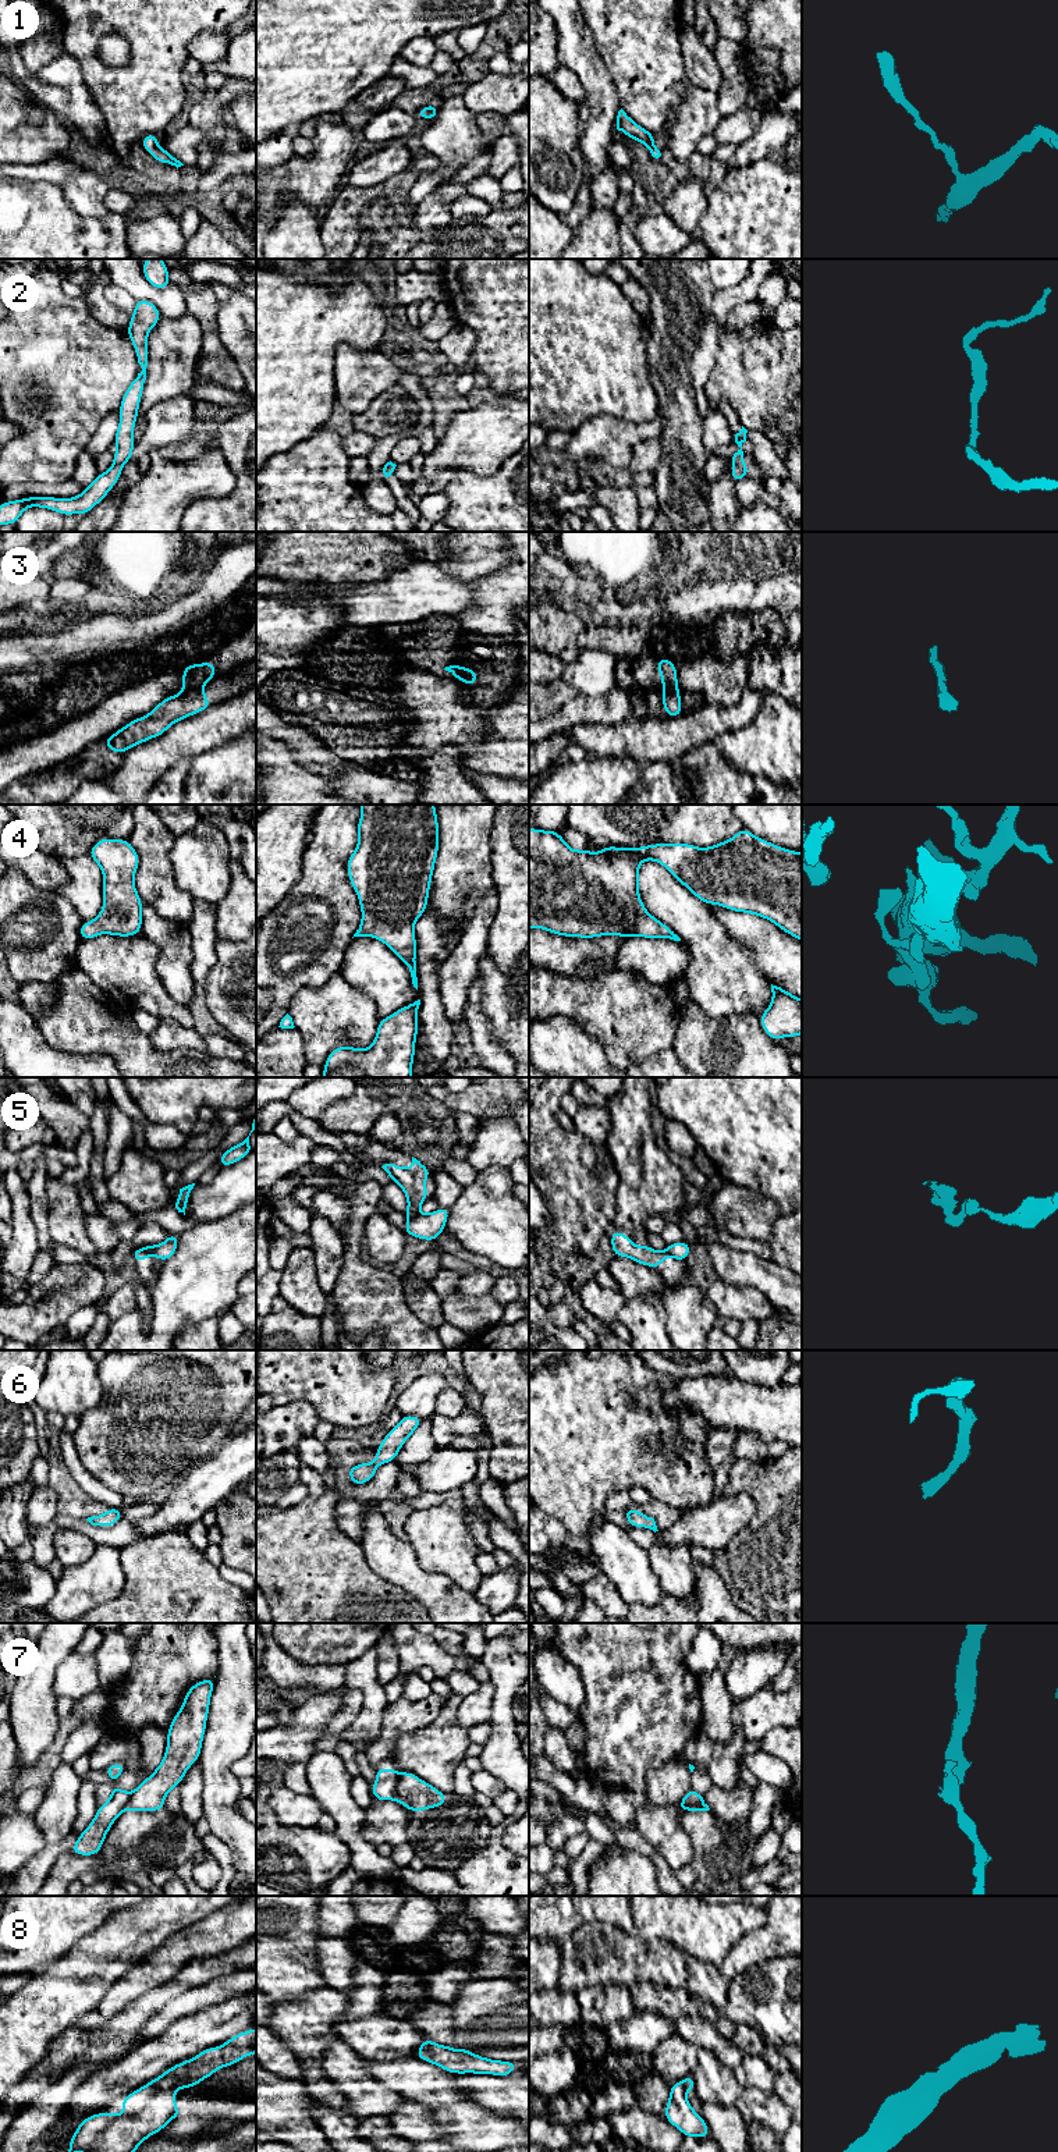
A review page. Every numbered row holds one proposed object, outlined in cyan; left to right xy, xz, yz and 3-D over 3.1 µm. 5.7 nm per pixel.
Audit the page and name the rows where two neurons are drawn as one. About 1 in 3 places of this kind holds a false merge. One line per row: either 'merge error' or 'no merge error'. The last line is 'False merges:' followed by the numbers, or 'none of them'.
1: no merge error
2: no merge error
3: no merge error
4: no merge error
5: merge error
6: no merge error
7: merge error
8: no merge error
False merges: 5, 7

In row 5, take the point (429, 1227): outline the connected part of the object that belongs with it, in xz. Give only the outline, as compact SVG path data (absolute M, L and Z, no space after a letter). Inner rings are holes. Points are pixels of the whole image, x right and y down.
M437 1208L430 1214L420 1214L416 1218L409 1218L404 1233L423 1240L434 1242L444 1231L450 1208Z

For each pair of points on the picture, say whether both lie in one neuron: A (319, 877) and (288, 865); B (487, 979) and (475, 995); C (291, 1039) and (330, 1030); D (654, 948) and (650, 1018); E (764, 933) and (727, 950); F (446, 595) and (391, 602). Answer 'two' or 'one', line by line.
A: two
B: two
C: two
D: two
E: two
F: one

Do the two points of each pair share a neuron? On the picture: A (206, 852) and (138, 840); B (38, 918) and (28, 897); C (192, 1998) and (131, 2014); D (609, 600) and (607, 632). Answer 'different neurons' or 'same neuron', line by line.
A: different neurons
B: same neuron
C: different neurons
D: different neurons

